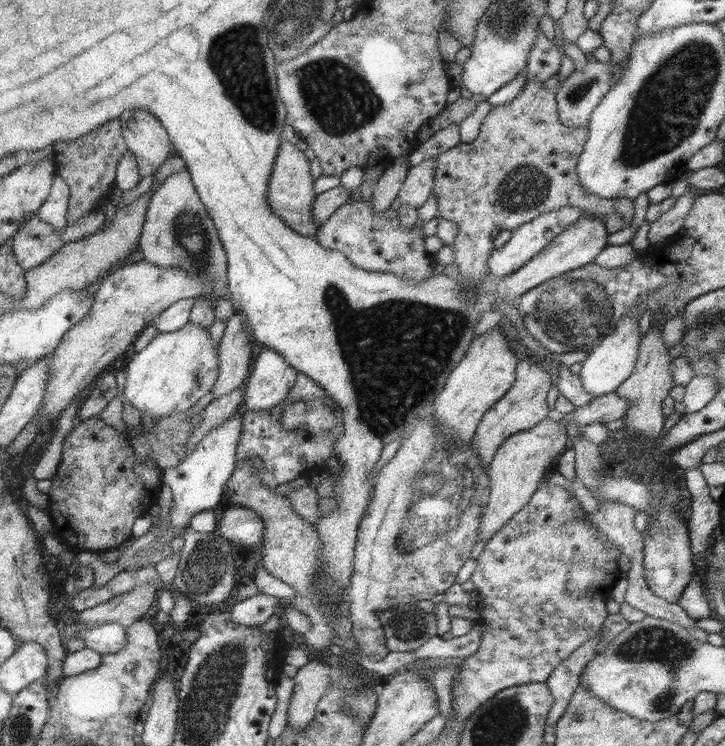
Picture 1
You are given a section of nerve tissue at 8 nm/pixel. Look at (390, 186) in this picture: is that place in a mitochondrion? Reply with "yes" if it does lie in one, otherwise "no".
no

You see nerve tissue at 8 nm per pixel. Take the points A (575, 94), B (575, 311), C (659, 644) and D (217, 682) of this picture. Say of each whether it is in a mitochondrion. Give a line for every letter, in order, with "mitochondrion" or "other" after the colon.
A: mitochondrion
B: mitochondrion
C: mitochondrion
D: mitochondrion

